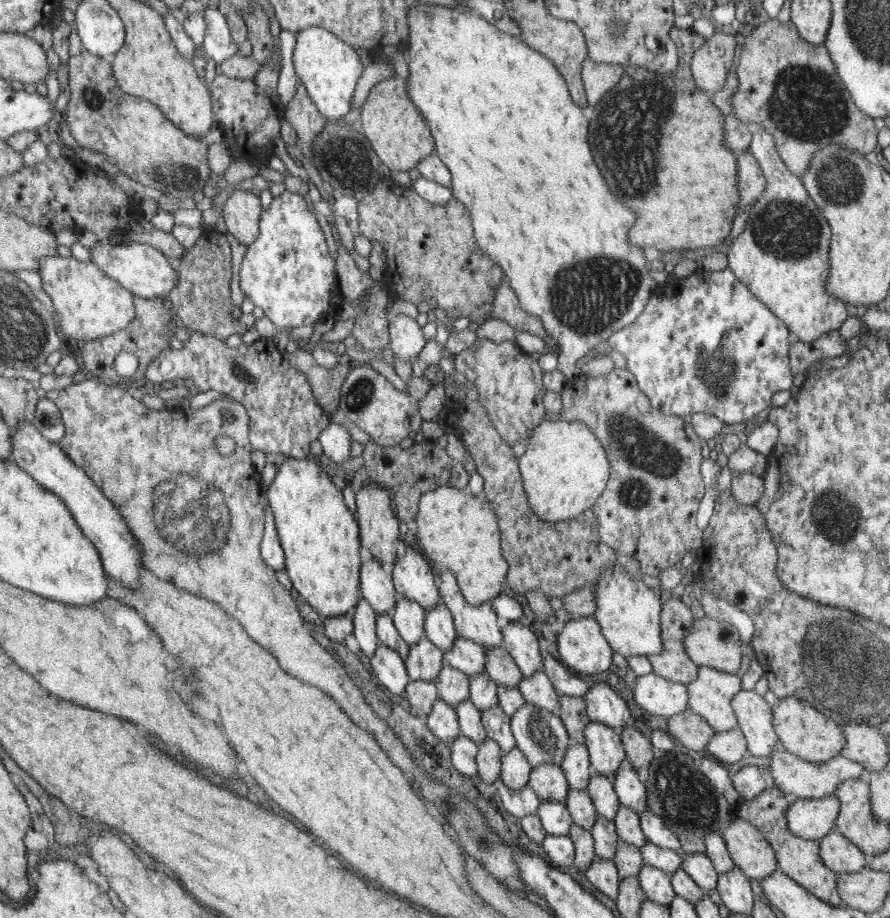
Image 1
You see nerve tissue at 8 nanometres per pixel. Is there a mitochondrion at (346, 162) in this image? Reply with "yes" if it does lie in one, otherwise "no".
yes

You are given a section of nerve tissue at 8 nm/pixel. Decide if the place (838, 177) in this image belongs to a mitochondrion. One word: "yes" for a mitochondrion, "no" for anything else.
yes

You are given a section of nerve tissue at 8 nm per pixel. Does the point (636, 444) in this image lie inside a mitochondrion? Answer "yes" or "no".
yes

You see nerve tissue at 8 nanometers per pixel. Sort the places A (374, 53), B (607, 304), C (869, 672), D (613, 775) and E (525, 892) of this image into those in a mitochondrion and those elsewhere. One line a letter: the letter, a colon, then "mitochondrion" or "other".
A: other
B: mitochondrion
C: mitochondrion
D: other
E: other

